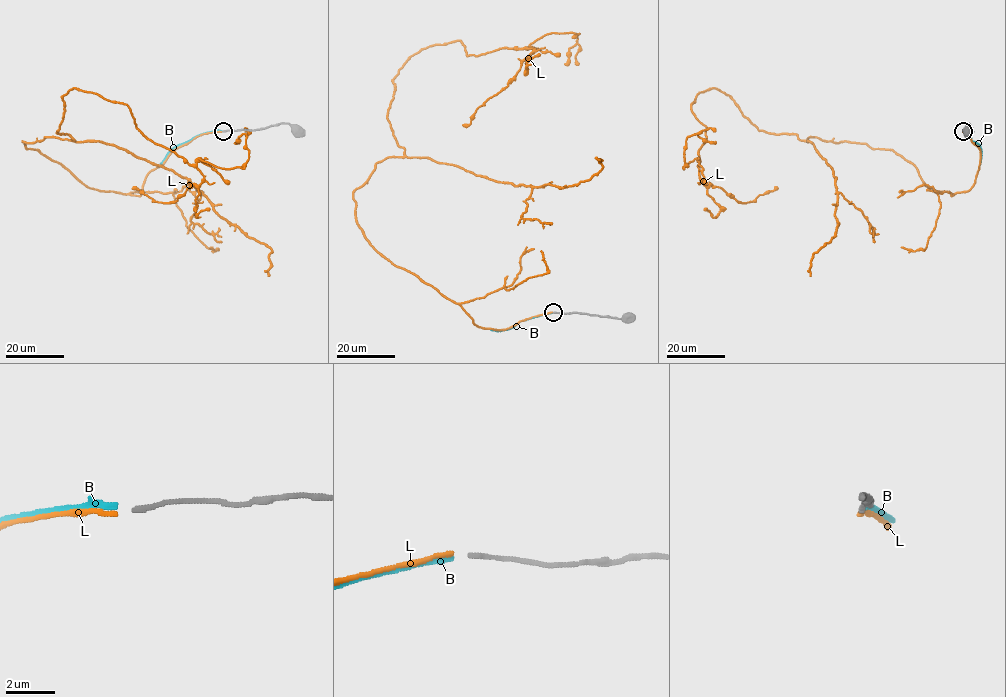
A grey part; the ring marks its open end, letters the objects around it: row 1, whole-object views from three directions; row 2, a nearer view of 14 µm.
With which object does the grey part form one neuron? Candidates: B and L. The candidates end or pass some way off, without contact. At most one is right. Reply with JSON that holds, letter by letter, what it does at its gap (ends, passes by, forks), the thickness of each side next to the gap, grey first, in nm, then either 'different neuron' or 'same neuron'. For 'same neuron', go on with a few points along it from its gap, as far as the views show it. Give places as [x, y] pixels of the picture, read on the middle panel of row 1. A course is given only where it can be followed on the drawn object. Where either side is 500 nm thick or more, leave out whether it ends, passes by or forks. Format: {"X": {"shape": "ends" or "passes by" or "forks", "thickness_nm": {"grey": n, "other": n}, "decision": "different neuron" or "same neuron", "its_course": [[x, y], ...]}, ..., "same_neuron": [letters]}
{"B": {"shape": "ends", "thickness_nm": {"grey": 200, "other": 240}, "decision": "different neuron"}, "L": {"shape": "ends", "thickness_nm": {"grey": 200, "other": 180}, "decision": "same neuron", "its_course": [[552, 312], [479, 327], [358, 224], [353, 192], [404, 155], [387, 118], [411, 57], [534, 49], [462, 125]]}, "same_neuron": ["L"]}

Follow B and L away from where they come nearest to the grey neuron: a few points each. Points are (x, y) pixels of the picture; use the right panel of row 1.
B: (963, 131), (980, 146), (979, 165)
L: (962, 132), (980, 164), (954, 194), (892, 150), (759, 131), (701, 92), (700, 180), (741, 203), (775, 188)

